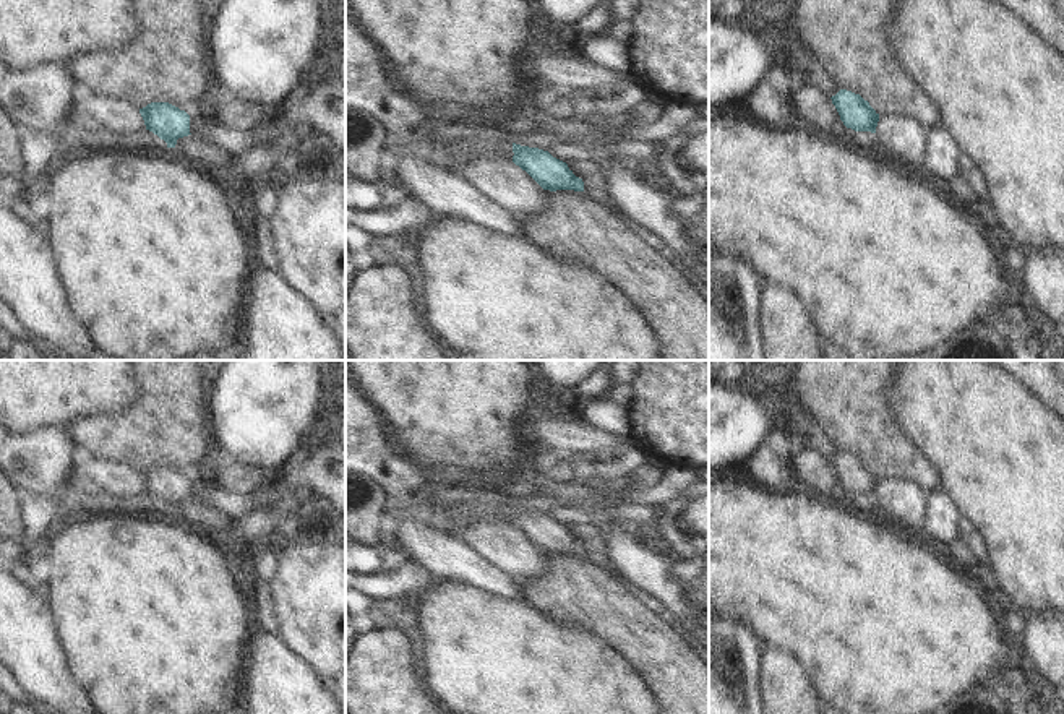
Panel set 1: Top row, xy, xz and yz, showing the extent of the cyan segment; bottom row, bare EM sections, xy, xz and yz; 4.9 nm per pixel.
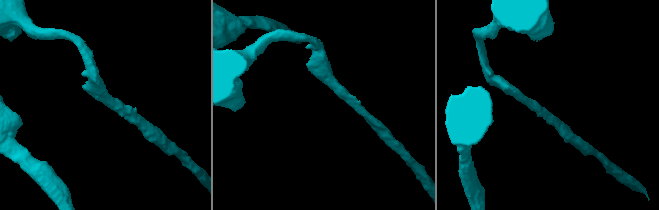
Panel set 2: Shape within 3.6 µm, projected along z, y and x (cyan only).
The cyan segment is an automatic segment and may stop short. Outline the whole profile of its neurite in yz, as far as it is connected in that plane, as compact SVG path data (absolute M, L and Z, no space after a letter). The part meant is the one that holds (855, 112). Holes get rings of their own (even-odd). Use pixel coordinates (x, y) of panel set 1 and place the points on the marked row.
M840 89L830 99L847 128L876 133L879 114L860 94Z

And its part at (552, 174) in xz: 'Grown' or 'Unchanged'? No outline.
Unchanged

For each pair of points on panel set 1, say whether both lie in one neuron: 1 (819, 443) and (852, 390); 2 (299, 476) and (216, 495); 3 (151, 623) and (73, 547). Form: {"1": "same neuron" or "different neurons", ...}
{"1": "different neurons", "2": "same neuron", "3": "same neuron"}

